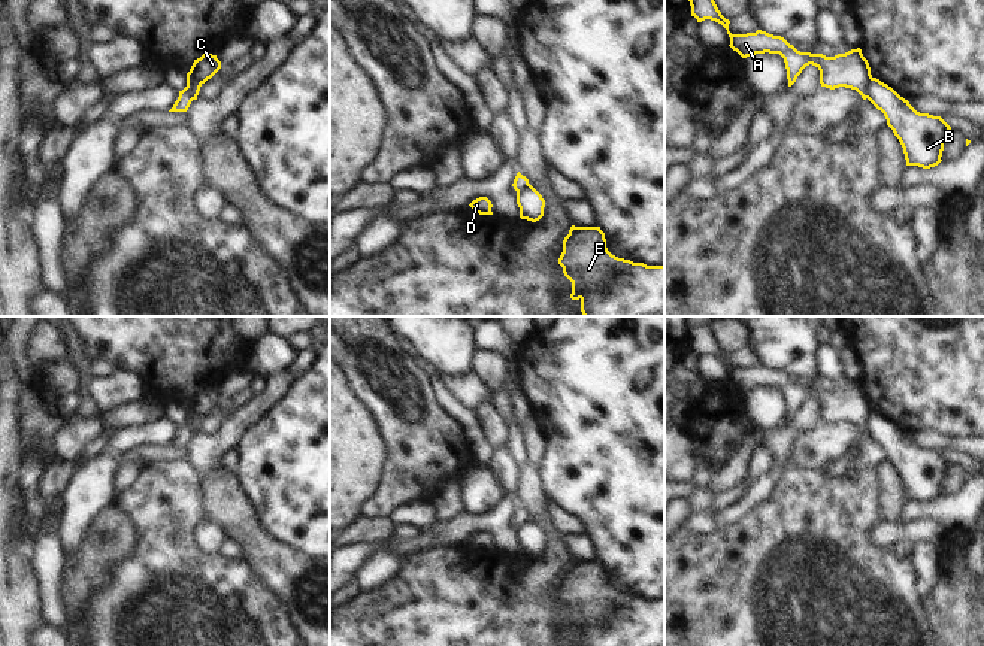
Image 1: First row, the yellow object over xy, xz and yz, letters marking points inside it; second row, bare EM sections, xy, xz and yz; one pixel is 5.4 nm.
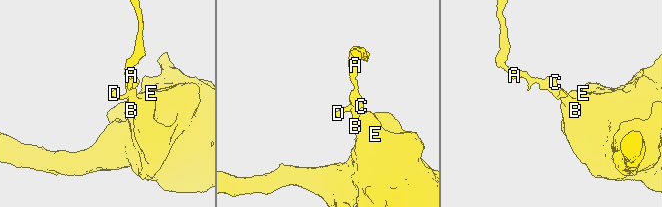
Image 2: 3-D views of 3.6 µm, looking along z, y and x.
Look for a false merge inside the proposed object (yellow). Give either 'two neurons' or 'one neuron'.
two neurons

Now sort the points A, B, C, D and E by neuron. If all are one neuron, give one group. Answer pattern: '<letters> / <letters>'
A C D / B E

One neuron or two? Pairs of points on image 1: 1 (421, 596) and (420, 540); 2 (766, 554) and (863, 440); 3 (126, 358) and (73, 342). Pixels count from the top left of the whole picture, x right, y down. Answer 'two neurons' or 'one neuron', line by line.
1: two neurons
2: two neurons
3: two neurons

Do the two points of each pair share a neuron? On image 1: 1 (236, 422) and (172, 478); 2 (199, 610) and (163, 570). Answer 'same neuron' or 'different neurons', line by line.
1: different neurons
2: same neuron

